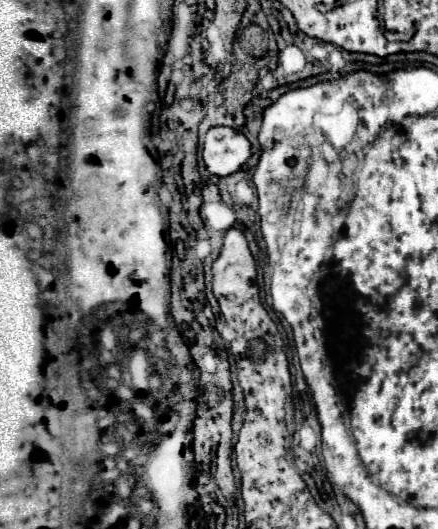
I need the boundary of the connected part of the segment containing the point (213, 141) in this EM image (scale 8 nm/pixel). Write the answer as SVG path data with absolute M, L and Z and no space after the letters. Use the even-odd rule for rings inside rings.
M215 126L205 134L203 160L211 174L229 176L251 158L251 142L243 132L229 126Z

